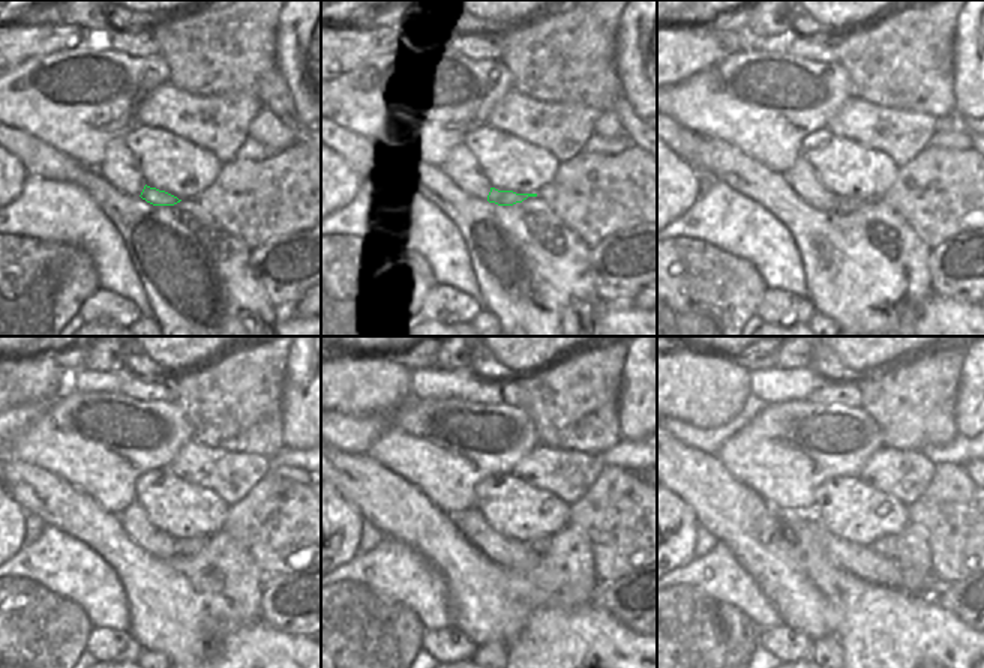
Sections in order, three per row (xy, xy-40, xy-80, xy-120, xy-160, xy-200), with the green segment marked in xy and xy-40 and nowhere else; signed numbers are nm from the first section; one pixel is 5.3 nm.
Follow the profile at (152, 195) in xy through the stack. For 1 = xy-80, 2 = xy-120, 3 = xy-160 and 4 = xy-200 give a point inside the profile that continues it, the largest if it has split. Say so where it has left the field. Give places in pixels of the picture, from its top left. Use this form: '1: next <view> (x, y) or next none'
1: next xy-80 (845, 204)
2: next xy-120 (188, 547)
3: next xy-160 (540, 545)
4: next xy-200 (884, 547)

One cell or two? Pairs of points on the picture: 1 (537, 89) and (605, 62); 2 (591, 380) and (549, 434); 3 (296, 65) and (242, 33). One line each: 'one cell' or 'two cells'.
1: one cell
2: one cell
3: two cells

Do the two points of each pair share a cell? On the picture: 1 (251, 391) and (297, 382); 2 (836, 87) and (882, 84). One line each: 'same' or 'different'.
1: different
2: different

